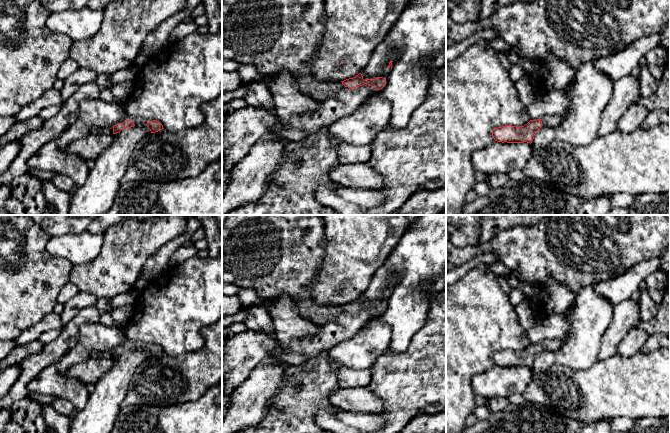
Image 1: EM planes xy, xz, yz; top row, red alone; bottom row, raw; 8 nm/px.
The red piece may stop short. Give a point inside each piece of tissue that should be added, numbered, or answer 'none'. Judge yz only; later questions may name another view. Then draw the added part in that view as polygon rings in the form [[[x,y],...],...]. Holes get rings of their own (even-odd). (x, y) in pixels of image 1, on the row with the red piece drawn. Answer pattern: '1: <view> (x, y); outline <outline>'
1: yz (549, 121); outline [[[545,116],[541,119],[542,125],[546,127],[556,127],[558,126],[565,118],[561,116]]]

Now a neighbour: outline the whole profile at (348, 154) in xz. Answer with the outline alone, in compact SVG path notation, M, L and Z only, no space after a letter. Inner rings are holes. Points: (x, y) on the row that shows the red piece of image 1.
M331 134L337 142L337 151L340 164L367 164L372 155L368 145L354 146L342 141Z

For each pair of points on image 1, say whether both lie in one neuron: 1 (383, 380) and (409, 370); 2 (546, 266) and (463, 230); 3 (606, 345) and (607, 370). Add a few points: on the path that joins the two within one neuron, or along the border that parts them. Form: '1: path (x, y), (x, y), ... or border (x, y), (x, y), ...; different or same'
1: path (389, 380), (399, 380), (403, 376); same
2: border (507, 229), (504, 229), (487, 241), (464, 247); different
3: border (616, 352), (602, 360), (597, 360); different

